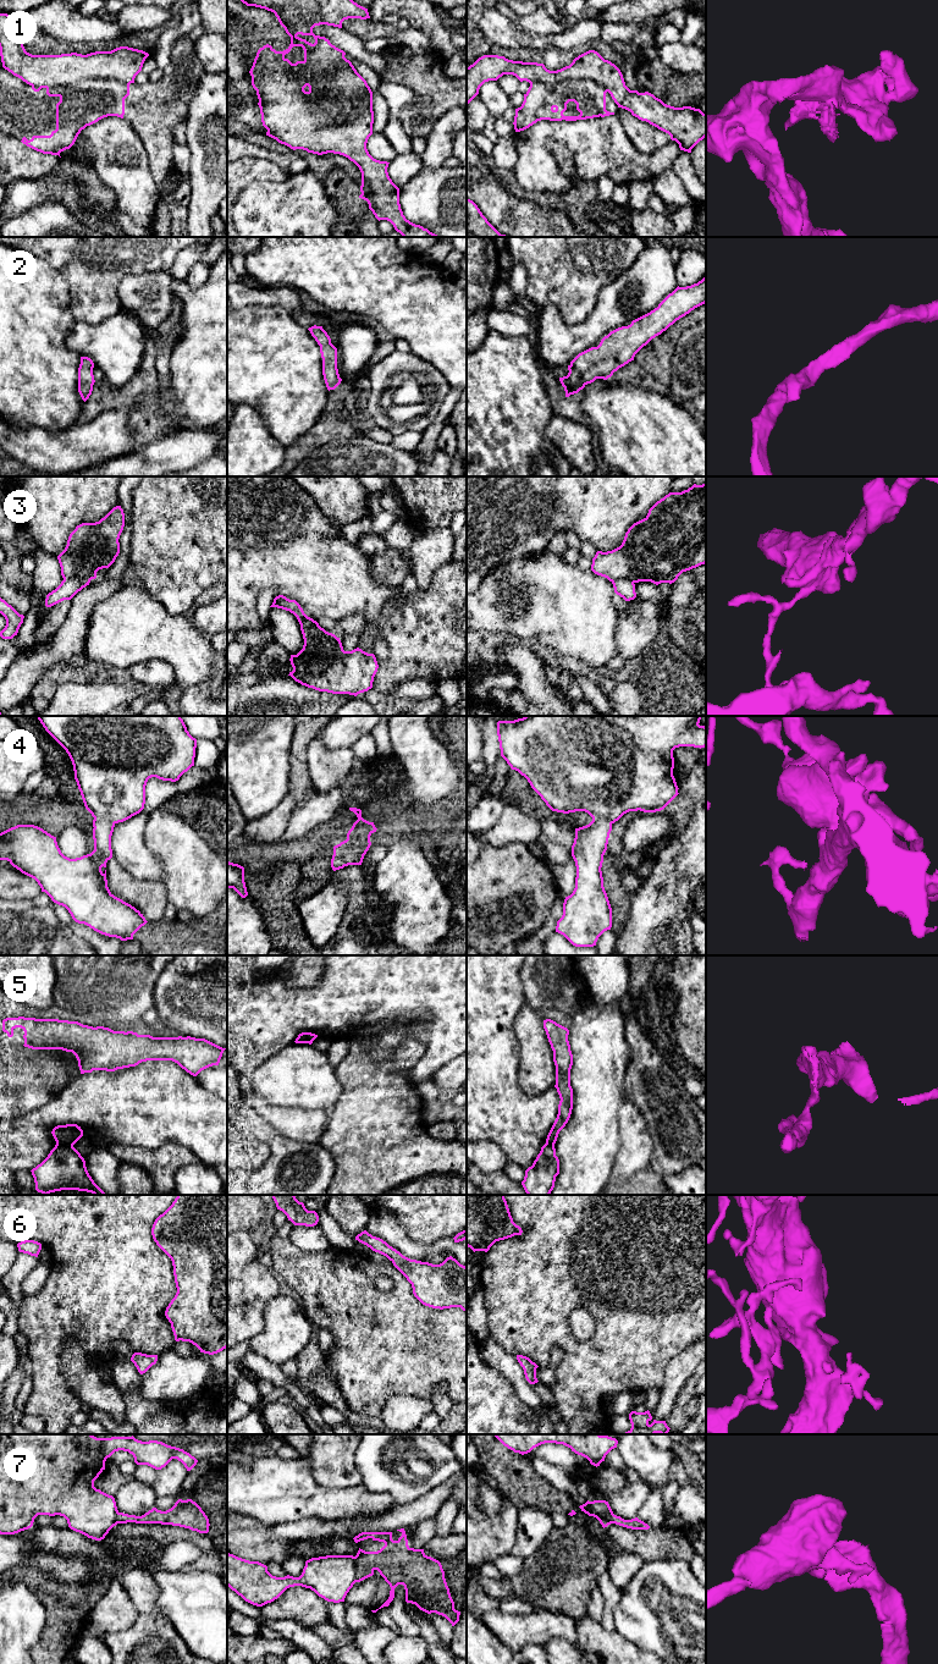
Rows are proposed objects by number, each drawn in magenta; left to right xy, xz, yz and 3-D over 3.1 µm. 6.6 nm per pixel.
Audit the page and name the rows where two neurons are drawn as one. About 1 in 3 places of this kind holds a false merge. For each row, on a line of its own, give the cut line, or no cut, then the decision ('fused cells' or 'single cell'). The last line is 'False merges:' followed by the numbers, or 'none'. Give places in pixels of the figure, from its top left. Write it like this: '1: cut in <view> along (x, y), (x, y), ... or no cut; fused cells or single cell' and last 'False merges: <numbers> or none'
1: cut in xz along (319, 110), (320, 120), (325, 124), (342, 122), (356, 116); fused cells
2: no cut; single cell
3: cut in xy along (64, 578), (90, 579); fused cells
4: no cut; single cell
5: cut in xy along (56, 1142), (72, 1146); fused cells
6: no cut; single cell
7: cut in xz along (354, 1557), (356, 1581); fused cells
False merges: 1, 3, 5, 7

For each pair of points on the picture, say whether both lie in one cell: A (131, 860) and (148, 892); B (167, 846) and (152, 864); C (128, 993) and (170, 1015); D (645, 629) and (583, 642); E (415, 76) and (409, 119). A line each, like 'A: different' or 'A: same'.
A: different
B: different
C: different
D: different
E: same

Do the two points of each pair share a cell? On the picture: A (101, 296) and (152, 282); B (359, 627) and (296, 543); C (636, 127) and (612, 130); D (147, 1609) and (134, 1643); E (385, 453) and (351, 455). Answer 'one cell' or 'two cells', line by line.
A: two cells
B: two cells
C: two cells
D: one cell
E: one cell

